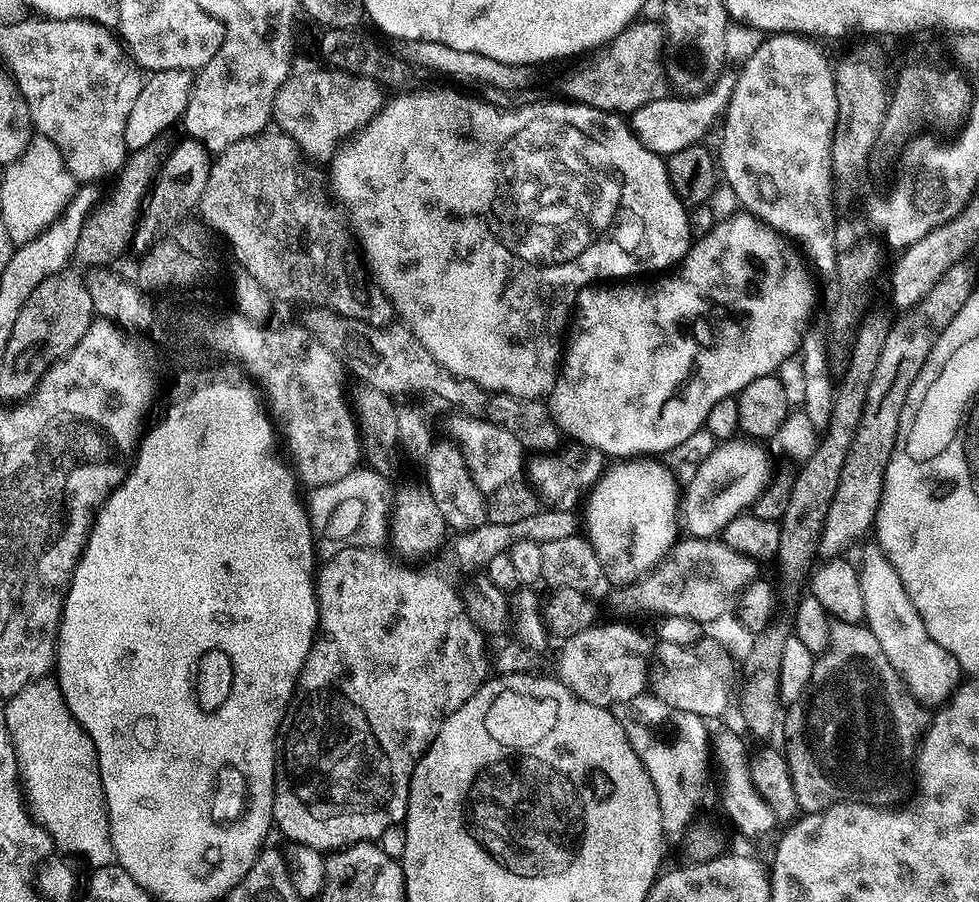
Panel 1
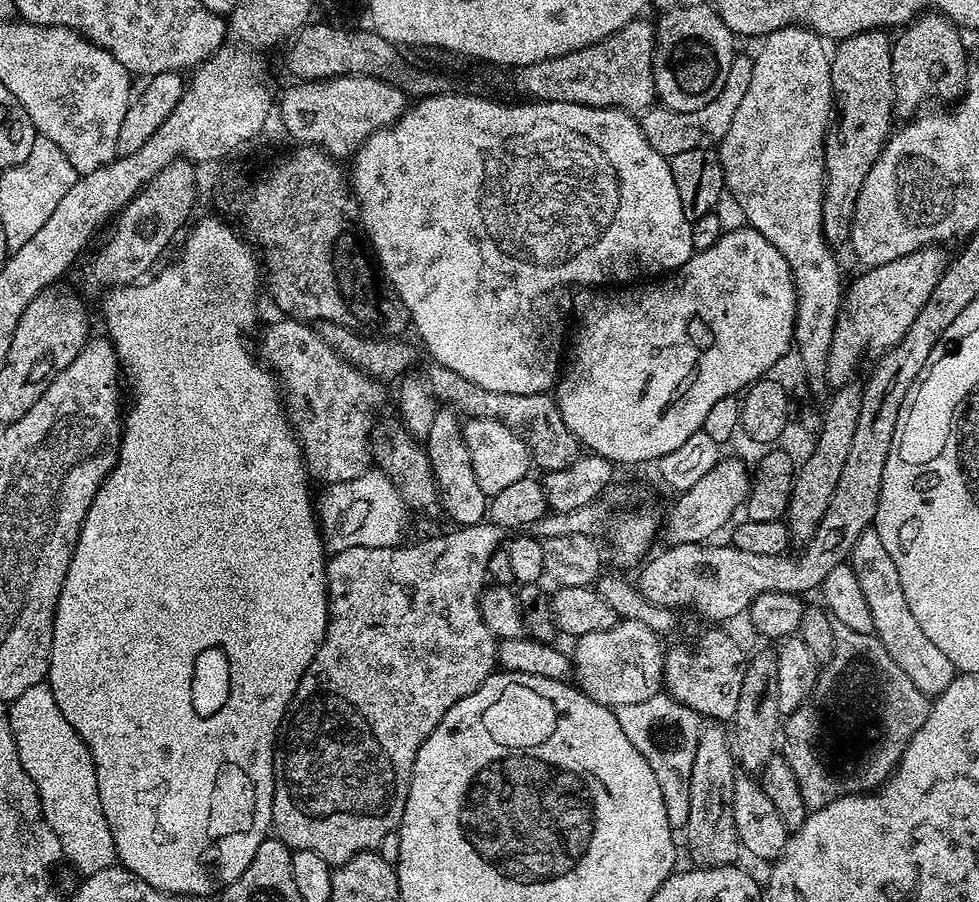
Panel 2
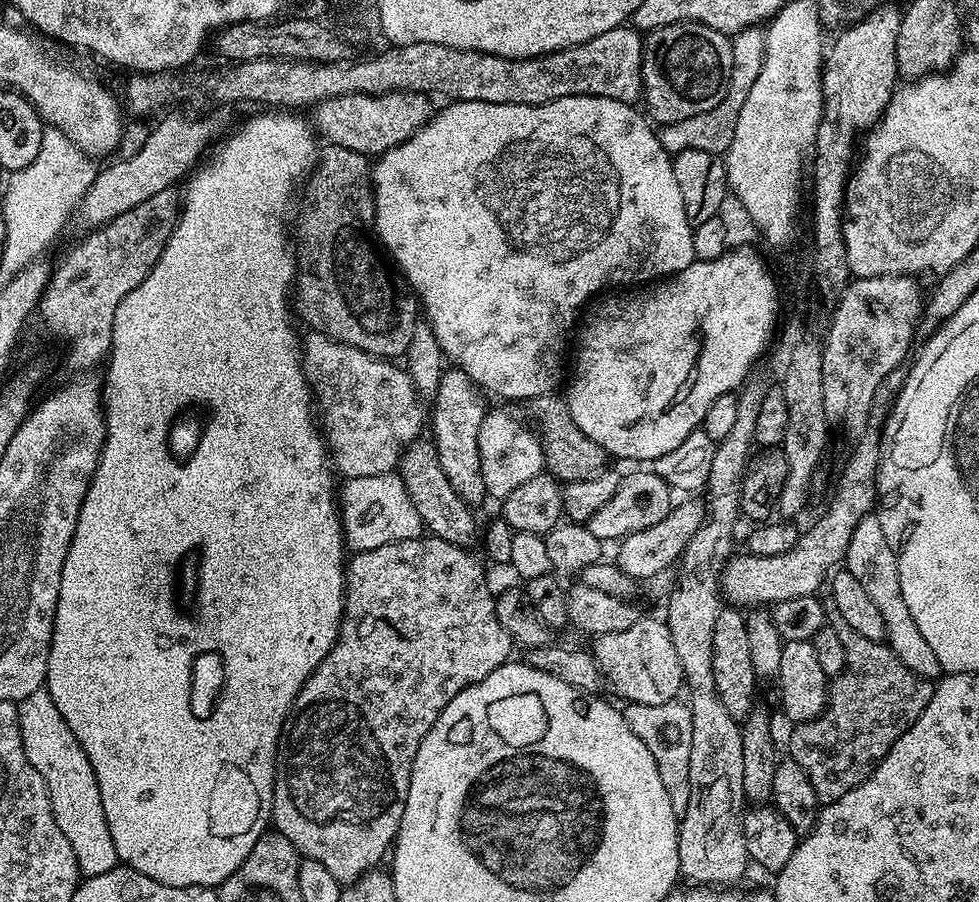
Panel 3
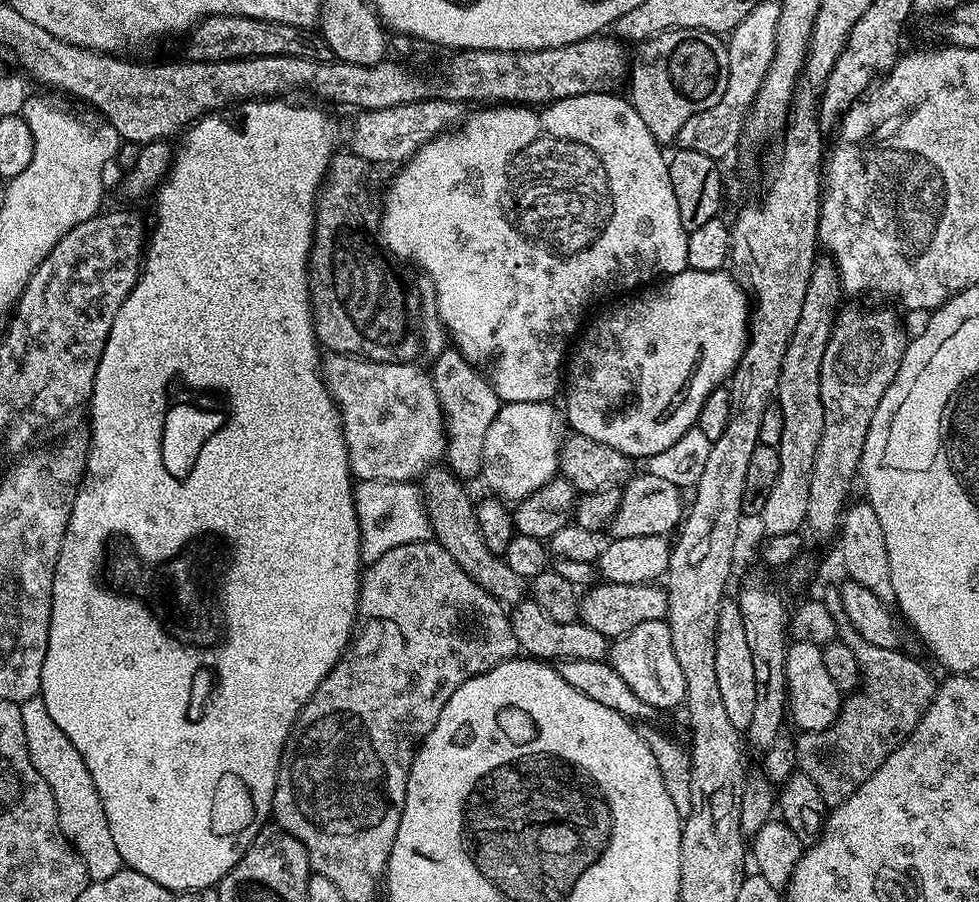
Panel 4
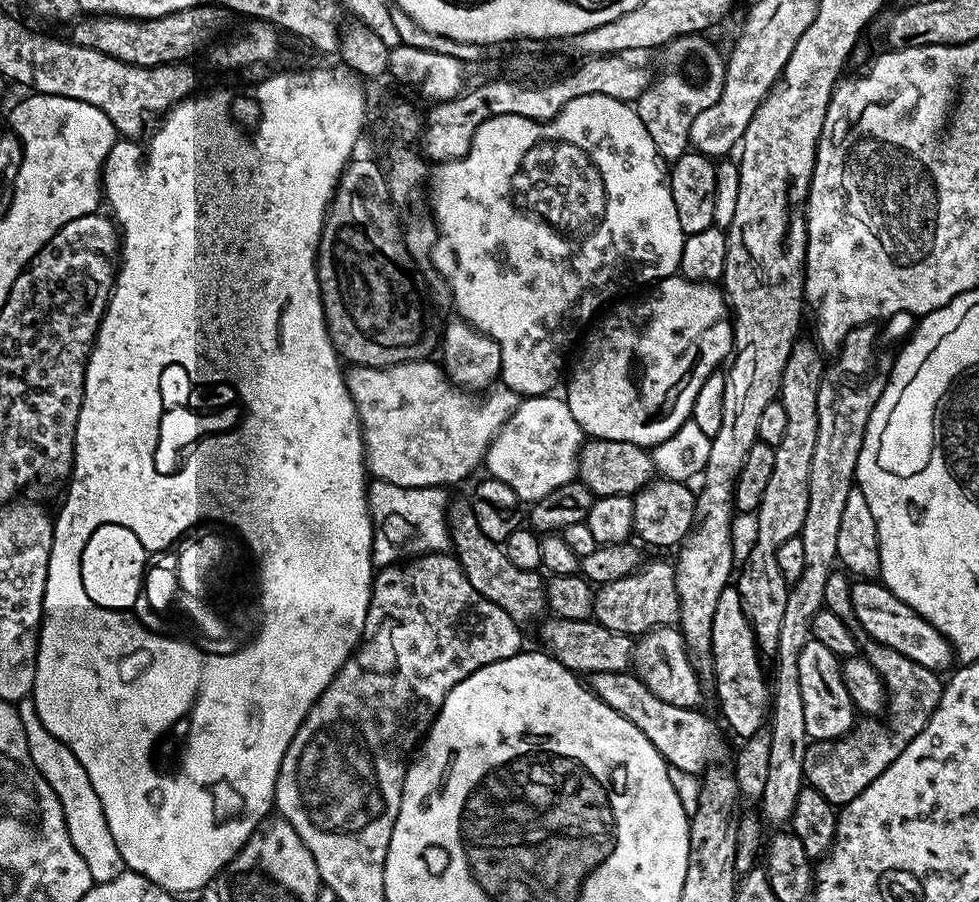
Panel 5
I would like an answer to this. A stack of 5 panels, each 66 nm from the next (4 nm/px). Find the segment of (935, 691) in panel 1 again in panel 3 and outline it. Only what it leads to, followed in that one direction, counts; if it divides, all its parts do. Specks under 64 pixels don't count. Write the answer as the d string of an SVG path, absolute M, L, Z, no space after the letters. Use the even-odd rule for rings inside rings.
M866 515L862 522L858 522L858 526L854 526L854 534L850 534L850 544L846 546L842 564L847 572L854 574L855 580L862 585L862 590L866 590L866 595L874 602L874 606L878 606L878 614L882 614L884 623L884 640L892 653L914 674L925 678L939 677L942 669L938 658L934 650L930 650L926 638L922 638L922 633L918 631L914 617L910 615L902 598L896 551L890 546L890 542L886 542L886 533L882 531L879 515Z

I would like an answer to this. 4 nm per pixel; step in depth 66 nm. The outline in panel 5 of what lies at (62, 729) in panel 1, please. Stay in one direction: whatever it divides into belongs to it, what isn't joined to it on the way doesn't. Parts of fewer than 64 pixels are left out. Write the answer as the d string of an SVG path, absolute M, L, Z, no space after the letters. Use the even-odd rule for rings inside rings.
M31 698L19 701L18 707L22 726L26 730L26 746L30 746L30 758L46 782L50 782L58 802L62 802L66 828L70 830L70 842L74 842L74 850L82 854L86 867L90 869L90 878L98 884L118 878L125 871L124 859L122 854L118 854L114 834L110 834L110 826L106 824L102 802L98 802L98 794L94 794L94 786L90 786L90 778L82 762L74 758L74 750L70 750L70 746L66 746L57 736L50 734L46 726L42 726L42 718L38 718L38 710Z

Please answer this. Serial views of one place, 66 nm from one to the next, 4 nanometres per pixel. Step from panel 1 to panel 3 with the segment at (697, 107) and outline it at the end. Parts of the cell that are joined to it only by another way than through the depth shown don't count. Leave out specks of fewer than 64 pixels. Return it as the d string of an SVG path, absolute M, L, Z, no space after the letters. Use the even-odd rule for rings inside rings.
M757 26L735 33L732 41L732 77L726 98L714 106L714 110L706 110L702 114L694 114L694 118L682 118L682 122L663 125L659 129L660 145L670 154L682 150L706 150L723 154L728 151L734 138L734 126L738 122L738 114L742 110L742 102L746 102L746 94L750 94L750 86L754 86L754 78L758 78L758 70L762 70L764 57L765 29Z

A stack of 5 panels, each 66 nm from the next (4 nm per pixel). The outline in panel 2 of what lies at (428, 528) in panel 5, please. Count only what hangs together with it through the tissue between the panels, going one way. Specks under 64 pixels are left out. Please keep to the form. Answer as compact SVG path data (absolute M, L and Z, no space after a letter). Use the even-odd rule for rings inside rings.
M369 470L358 478L350 478L350 482L327 485L323 491L318 496L318 523L329 553L350 550L350 546L394 548L401 543L406 500L386 473Z

